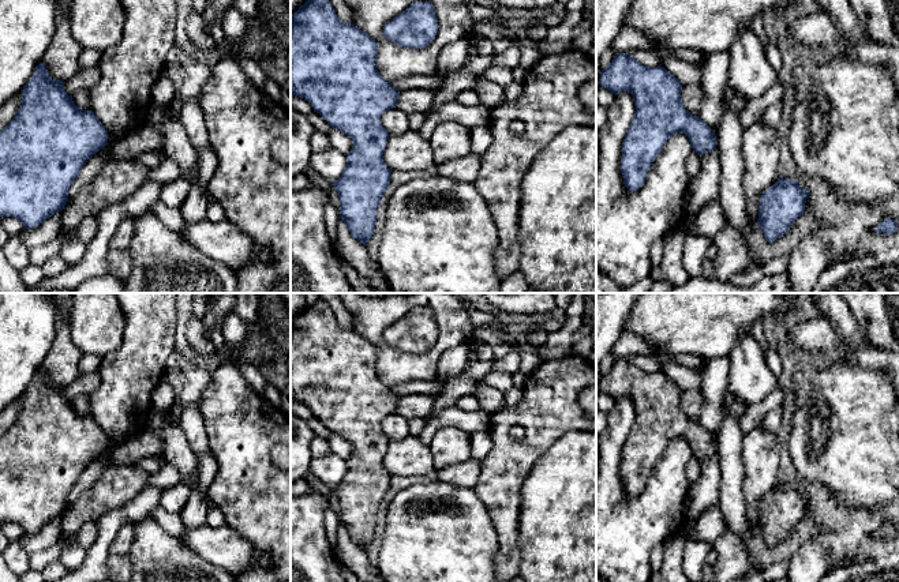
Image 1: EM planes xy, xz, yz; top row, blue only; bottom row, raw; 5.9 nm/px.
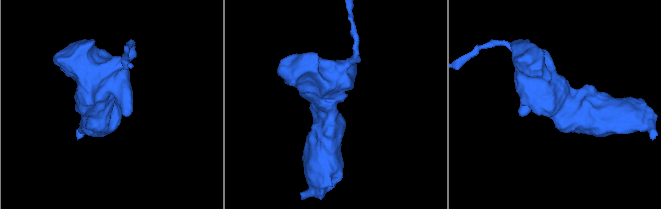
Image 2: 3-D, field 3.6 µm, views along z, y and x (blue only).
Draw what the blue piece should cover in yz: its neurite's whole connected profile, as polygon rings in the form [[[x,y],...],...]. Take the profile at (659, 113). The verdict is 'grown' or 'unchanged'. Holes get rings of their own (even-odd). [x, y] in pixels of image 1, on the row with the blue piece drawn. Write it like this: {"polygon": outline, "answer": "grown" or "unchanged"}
{"polygon": [[[618,53],[610,65],[600,71],[600,86],[615,95],[628,91],[634,99],[634,117],[622,142],[621,155],[621,173],[629,191],[634,192],[644,185],[653,159],[677,132],[688,135],[693,151],[700,157],[716,149],[716,135],[698,116],[685,109],[682,85],[664,67],[645,67],[629,53]]], "answer": "unchanged"}

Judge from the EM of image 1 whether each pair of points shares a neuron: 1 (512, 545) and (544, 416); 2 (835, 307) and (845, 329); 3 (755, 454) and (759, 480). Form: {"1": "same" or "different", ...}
{"1": "same", "2": "same", "3": "same"}

